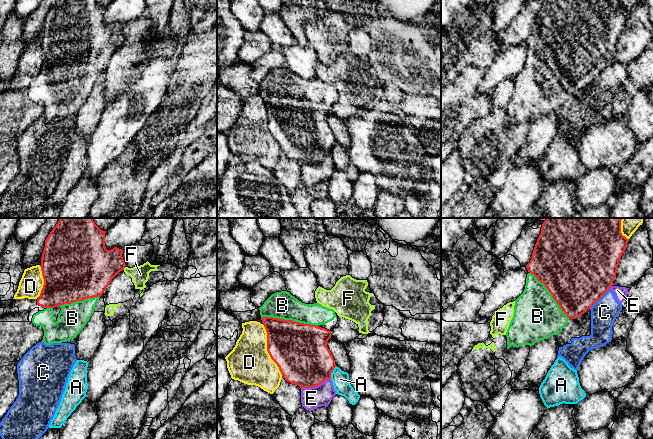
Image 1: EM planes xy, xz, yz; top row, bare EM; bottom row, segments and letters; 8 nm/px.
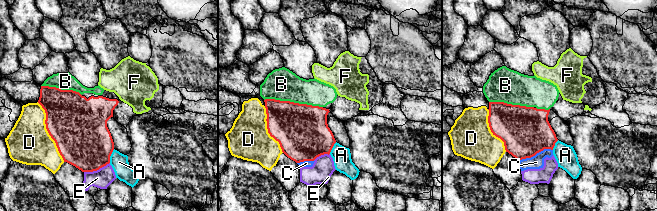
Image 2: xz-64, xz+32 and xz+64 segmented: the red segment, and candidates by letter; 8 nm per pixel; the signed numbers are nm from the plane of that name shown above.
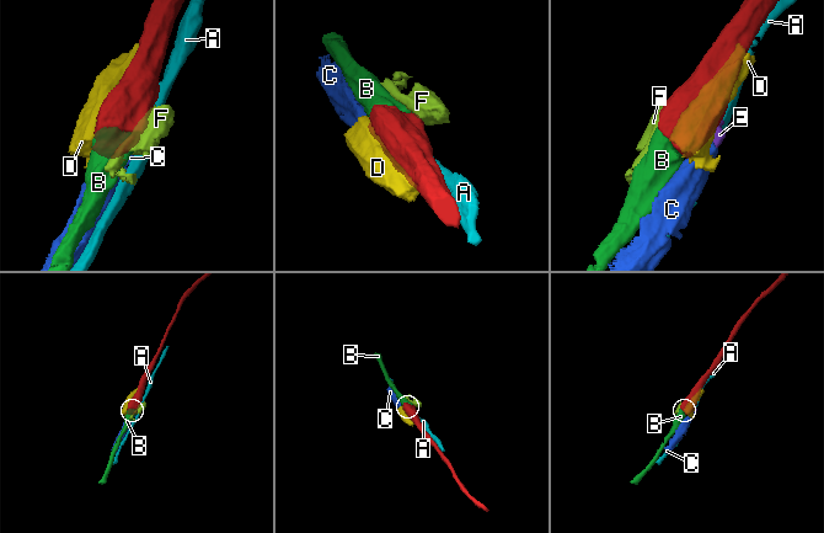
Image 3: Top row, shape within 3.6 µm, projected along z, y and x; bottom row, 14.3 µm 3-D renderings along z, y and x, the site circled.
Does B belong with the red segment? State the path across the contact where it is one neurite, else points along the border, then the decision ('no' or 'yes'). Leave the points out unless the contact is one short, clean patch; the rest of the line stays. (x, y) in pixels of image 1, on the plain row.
yes

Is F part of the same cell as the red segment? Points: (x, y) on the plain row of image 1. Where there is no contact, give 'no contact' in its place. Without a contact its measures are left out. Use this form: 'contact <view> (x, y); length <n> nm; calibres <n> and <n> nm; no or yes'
contact xy (124, 43); length 30 nm; calibres 360 and 140 nm; no

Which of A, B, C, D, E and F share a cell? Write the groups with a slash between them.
A / B / C E / D / F

